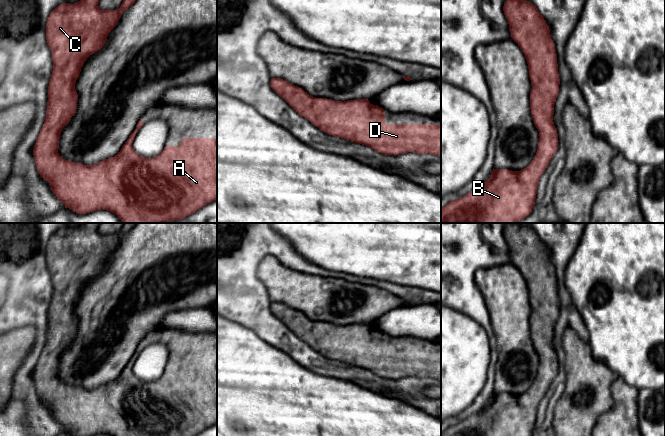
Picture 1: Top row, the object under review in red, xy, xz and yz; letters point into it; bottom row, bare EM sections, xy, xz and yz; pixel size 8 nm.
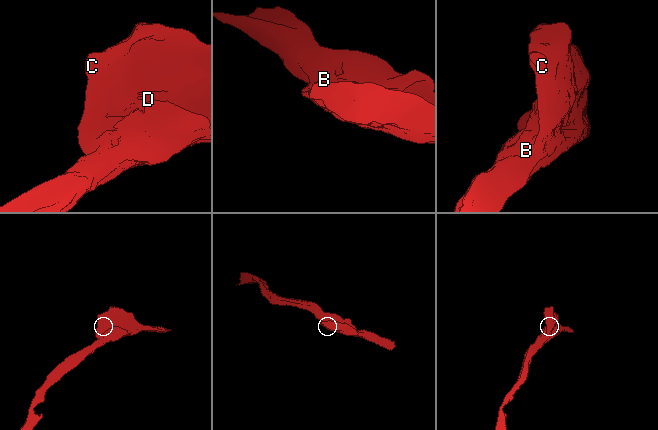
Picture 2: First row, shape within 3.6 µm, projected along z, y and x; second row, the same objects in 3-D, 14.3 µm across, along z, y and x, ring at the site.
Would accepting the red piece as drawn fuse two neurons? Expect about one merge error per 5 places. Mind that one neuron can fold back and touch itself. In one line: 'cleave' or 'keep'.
keep

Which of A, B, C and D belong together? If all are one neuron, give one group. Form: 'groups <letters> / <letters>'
groups A B C D

